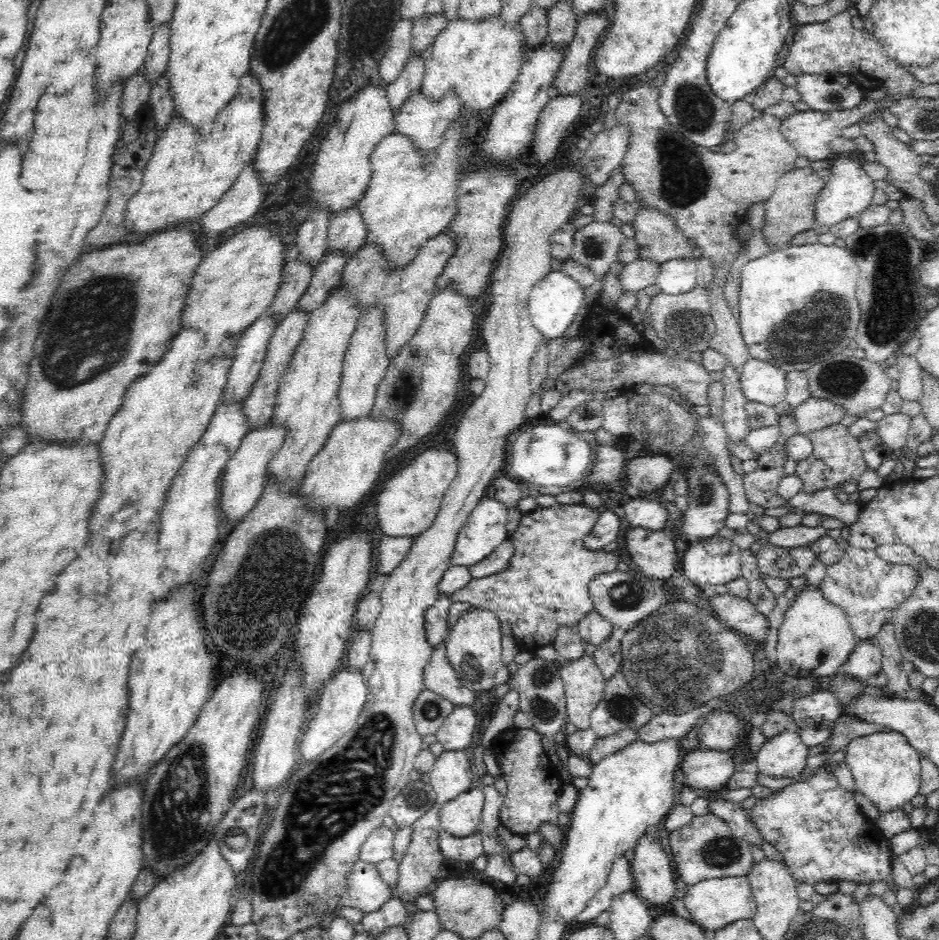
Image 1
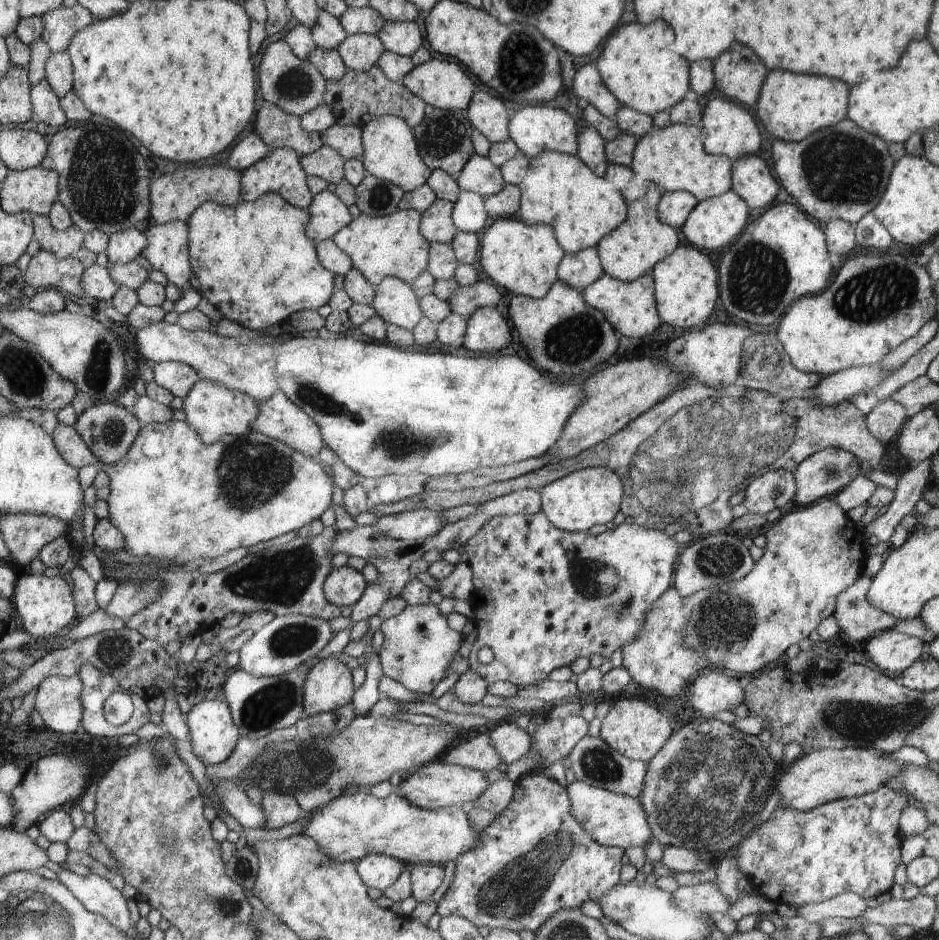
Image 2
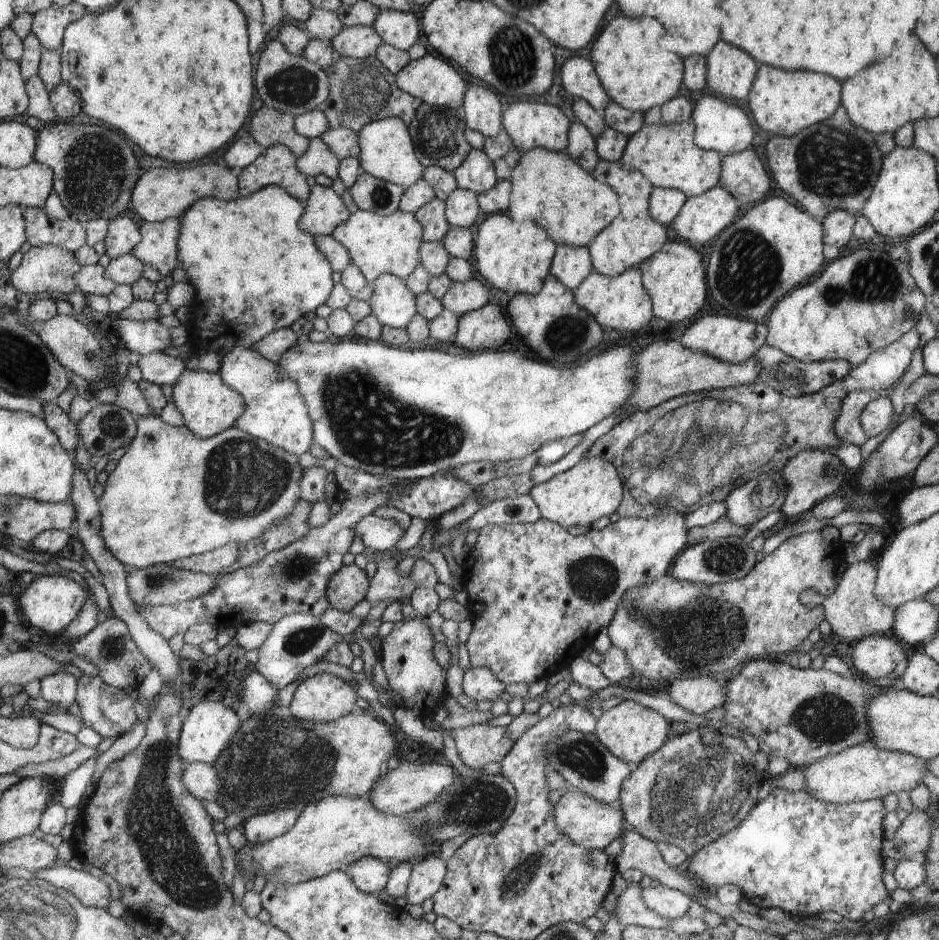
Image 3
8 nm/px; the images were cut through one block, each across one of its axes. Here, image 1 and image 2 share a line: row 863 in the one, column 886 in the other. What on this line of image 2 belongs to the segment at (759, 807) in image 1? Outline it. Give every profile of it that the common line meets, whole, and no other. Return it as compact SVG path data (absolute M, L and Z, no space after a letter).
M887 785L880 787L876 792L865 794L864 796L857 796L856 798L849 798L844 800L830 801L829 803L817 806L812 810L806 812L800 812L800 810L794 810L794 808L788 808L788 806L777 806L776 810L771 814L771 817L767 822L762 823L756 828L752 834L748 834L746 838L742 838L737 847L731 849L731 853L738 858L738 868L740 872L749 879L754 893L762 898L768 898L772 900L776 905L787 904L789 906L804 907L808 904L818 904L825 900L830 900L835 896L844 895L845 892L851 892L857 894L860 898L876 898L878 894L884 894L892 888L894 880L894 870L896 866L900 864L900 844L903 840L900 840L898 836L898 820L904 812L904 808L908 806L908 793L906 790L901 792L895 792Z

